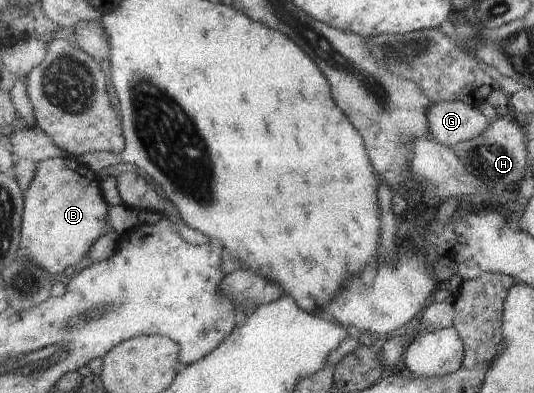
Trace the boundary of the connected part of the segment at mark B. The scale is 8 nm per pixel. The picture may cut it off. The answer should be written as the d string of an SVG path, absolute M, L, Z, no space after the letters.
M57 157L37 163L37 172L24 193L24 213L22 222L22 244L18 258L29 259L39 267L46 269L51 276L63 273L69 266L74 266L85 258L89 248L107 232L113 230L108 221L110 206L102 194L101 180L99 176L79 163L75 158Z

